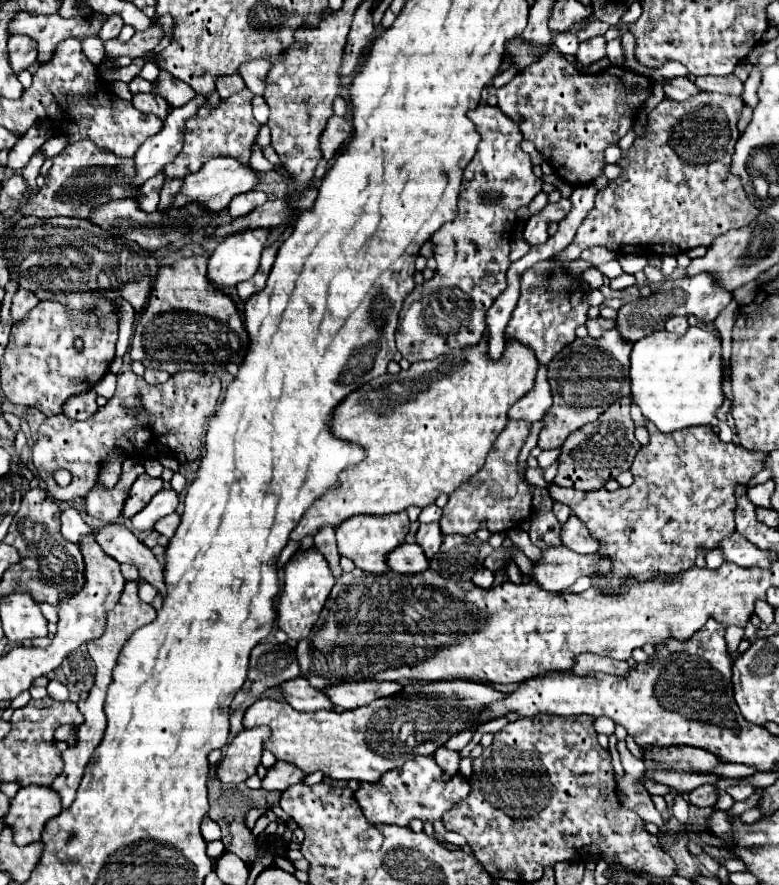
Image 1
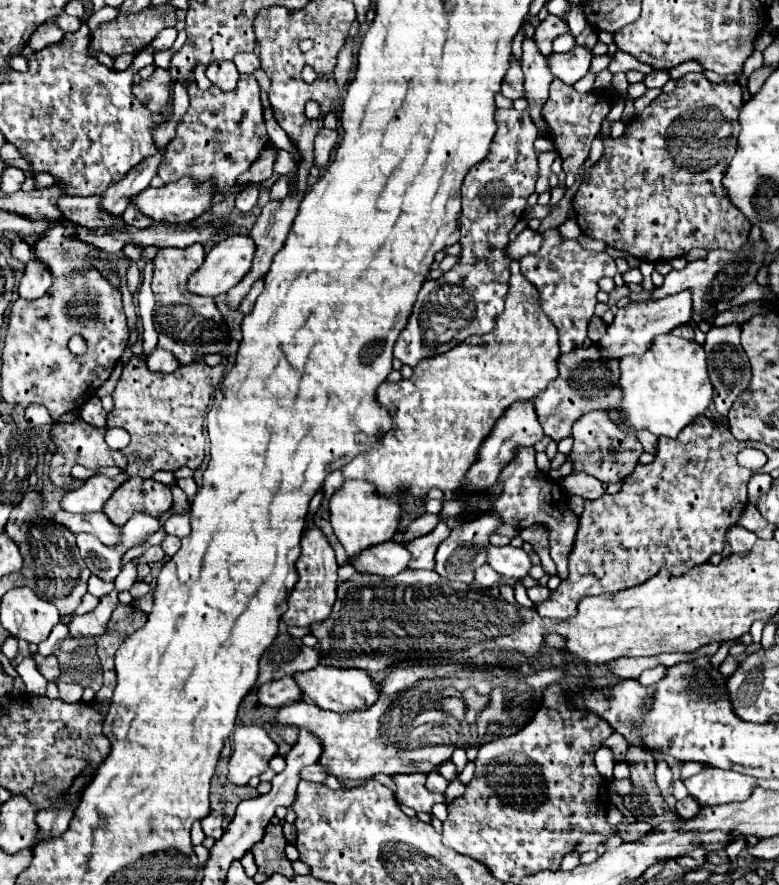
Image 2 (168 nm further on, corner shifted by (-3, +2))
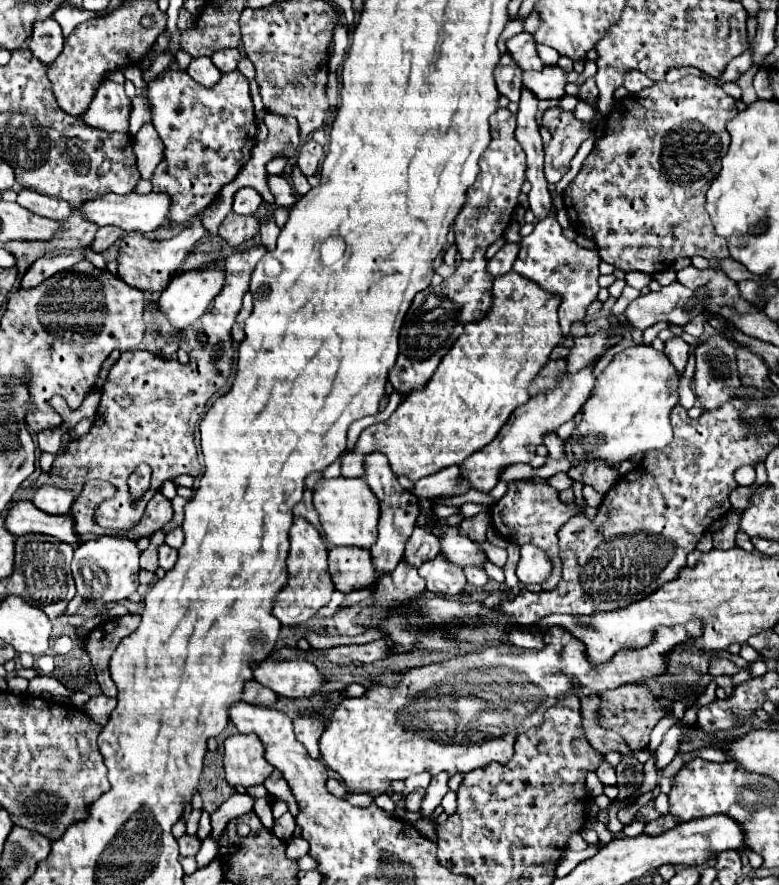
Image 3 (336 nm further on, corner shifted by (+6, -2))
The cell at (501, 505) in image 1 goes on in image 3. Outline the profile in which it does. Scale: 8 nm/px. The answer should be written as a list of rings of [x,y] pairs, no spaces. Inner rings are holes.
[[[514,481],[510,485],[508,493],[490,507],[492,525],[496,527],[496,531],[504,539],[508,539],[510,543],[516,543],[516,545],[524,545],[524,543],[536,545],[550,557],[552,575],[542,583],[544,591],[554,589],[560,581],[560,557],[558,557],[558,537],[556,537],[556,533],[564,525],[564,521],[578,515],[580,511],[584,511],[584,505],[578,505],[576,501],[564,503],[564,501],[560,501],[558,491],[548,487],[546,483],[530,483],[530,481]]]

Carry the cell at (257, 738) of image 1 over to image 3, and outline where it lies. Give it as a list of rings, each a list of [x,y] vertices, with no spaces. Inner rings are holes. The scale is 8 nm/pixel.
[[[232,735],[224,741],[224,771],[226,781],[236,787],[252,787],[266,781],[274,771],[264,757],[264,745],[256,735]]]

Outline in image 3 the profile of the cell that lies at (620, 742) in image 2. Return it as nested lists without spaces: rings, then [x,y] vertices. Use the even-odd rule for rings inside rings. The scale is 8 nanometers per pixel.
[[[602,761],[602,763],[600,763],[596,775],[598,775],[598,779],[602,781],[602,785],[606,785],[606,787],[608,787],[608,785],[618,785],[618,781],[616,781],[616,771],[608,765],[608,761]]]

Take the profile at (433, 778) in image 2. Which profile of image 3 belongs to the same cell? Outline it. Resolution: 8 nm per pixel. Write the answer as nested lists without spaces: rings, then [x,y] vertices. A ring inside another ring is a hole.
[[[416,789],[416,791],[412,791],[410,795],[408,795],[408,799],[406,799],[406,809],[410,811],[410,813],[416,813],[418,809],[420,809],[420,803],[422,803],[422,797],[424,797],[424,789]]]

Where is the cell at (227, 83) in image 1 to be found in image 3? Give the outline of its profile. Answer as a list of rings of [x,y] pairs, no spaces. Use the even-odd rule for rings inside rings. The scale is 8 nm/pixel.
[[[194,57],[192,63],[188,65],[188,75],[202,83],[204,87],[212,87],[216,85],[216,81],[220,81],[220,71],[216,69],[216,65],[212,65],[212,59],[210,57]]]

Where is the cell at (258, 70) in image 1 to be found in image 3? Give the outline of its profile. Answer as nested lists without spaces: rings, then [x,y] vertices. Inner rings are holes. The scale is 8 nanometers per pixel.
[[[222,49],[222,51],[216,51],[212,55],[212,61],[214,65],[222,71],[222,73],[228,73],[228,71],[234,71],[238,67],[238,61],[242,59],[240,51],[238,49]]]

